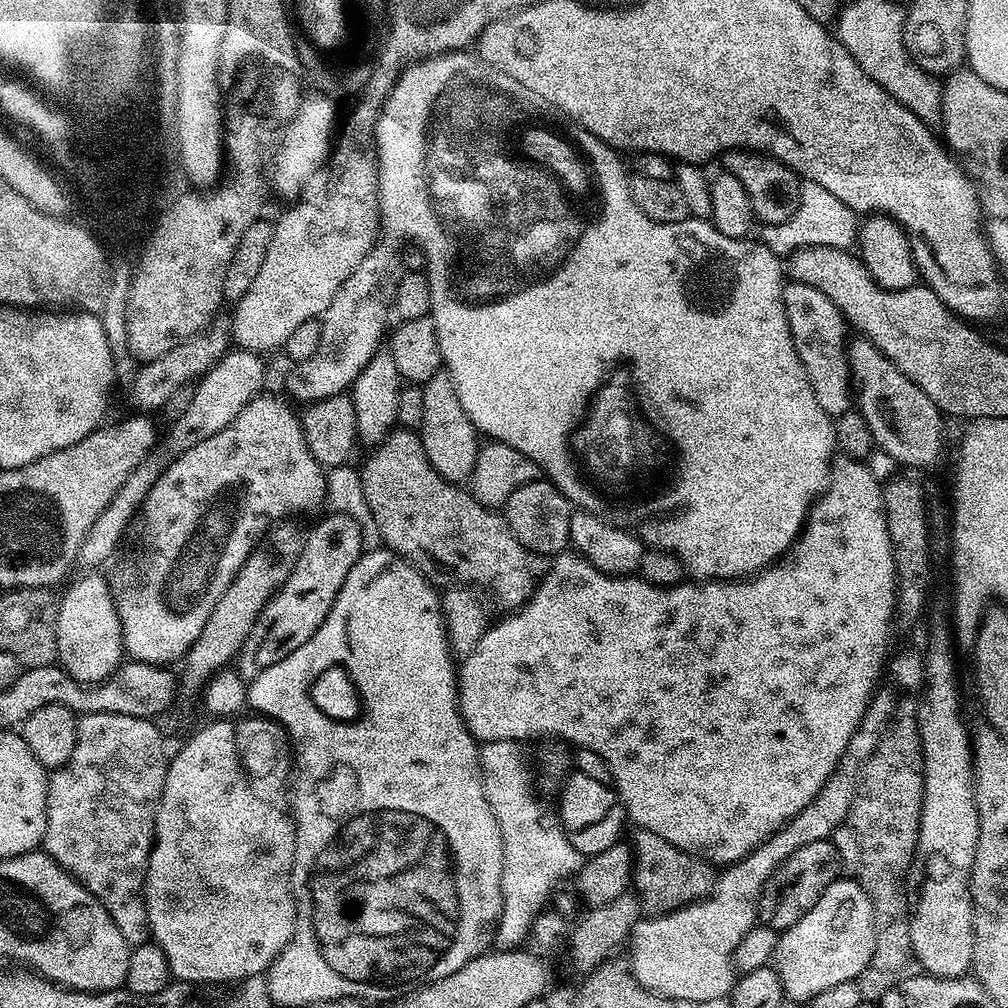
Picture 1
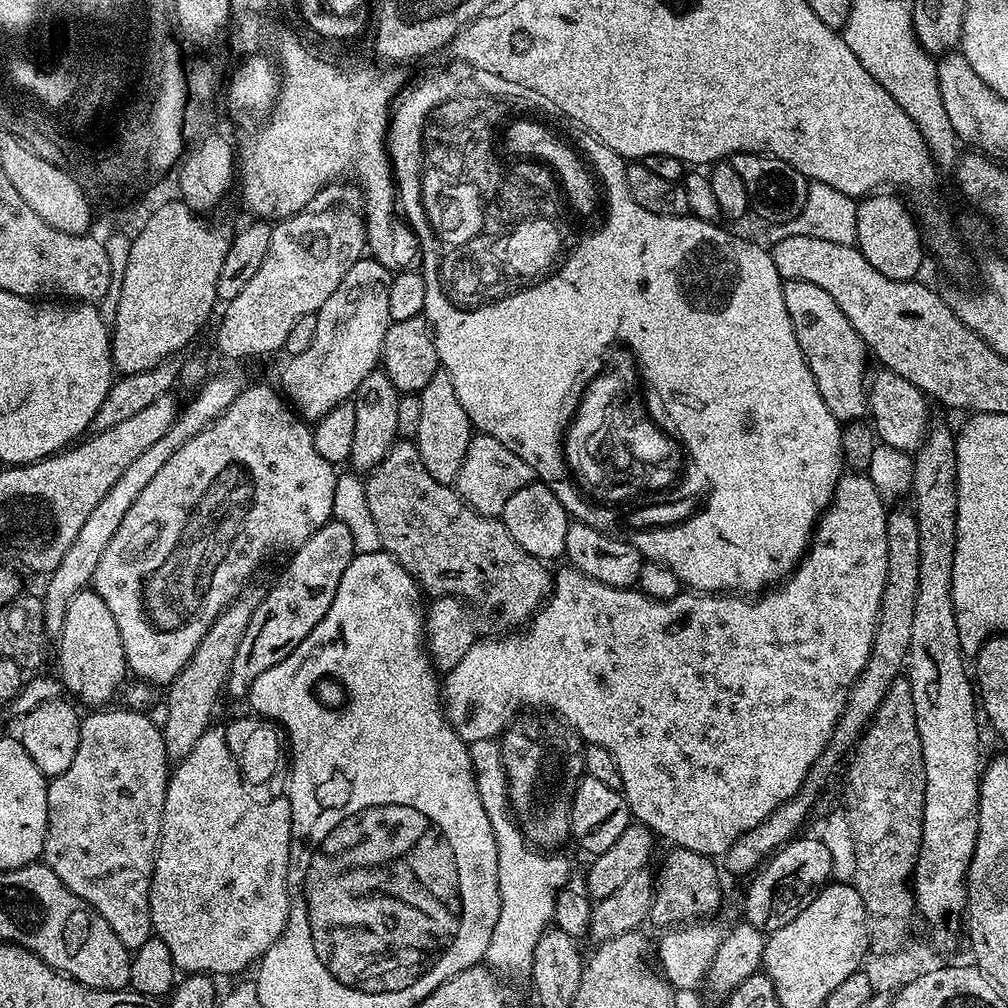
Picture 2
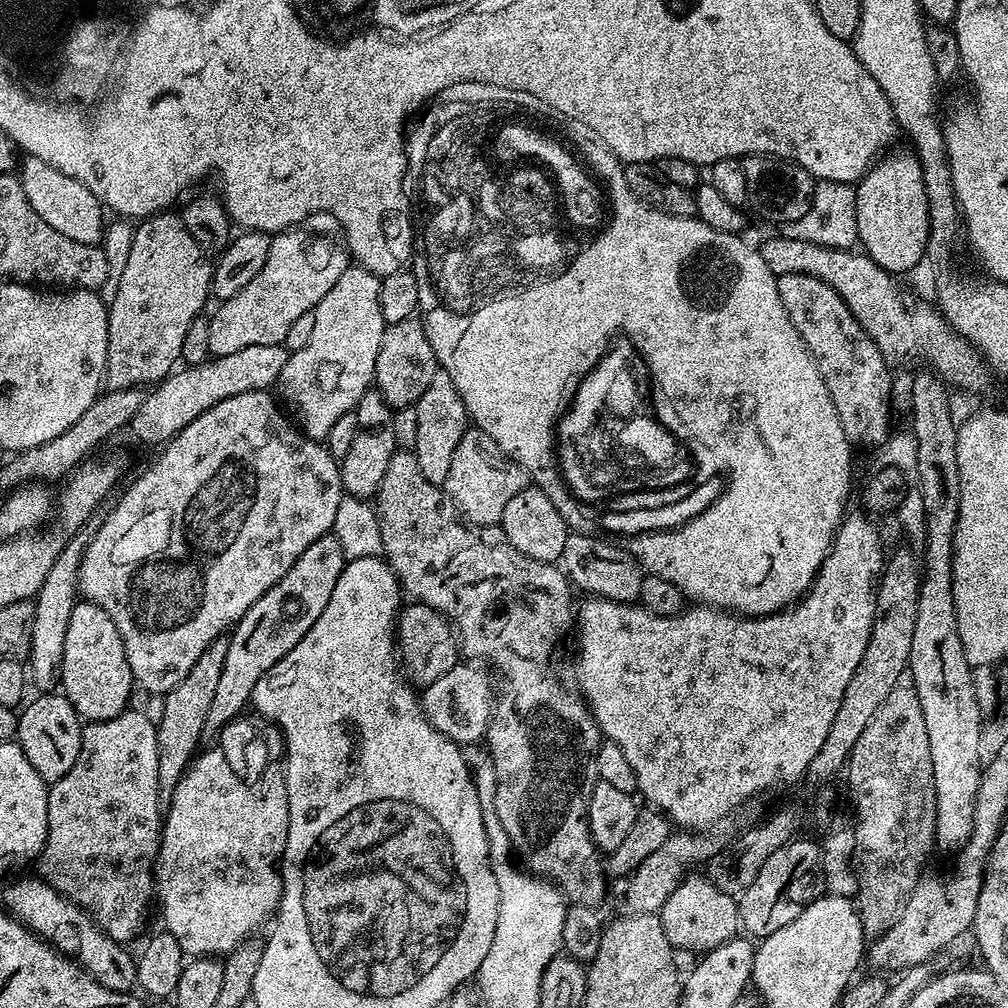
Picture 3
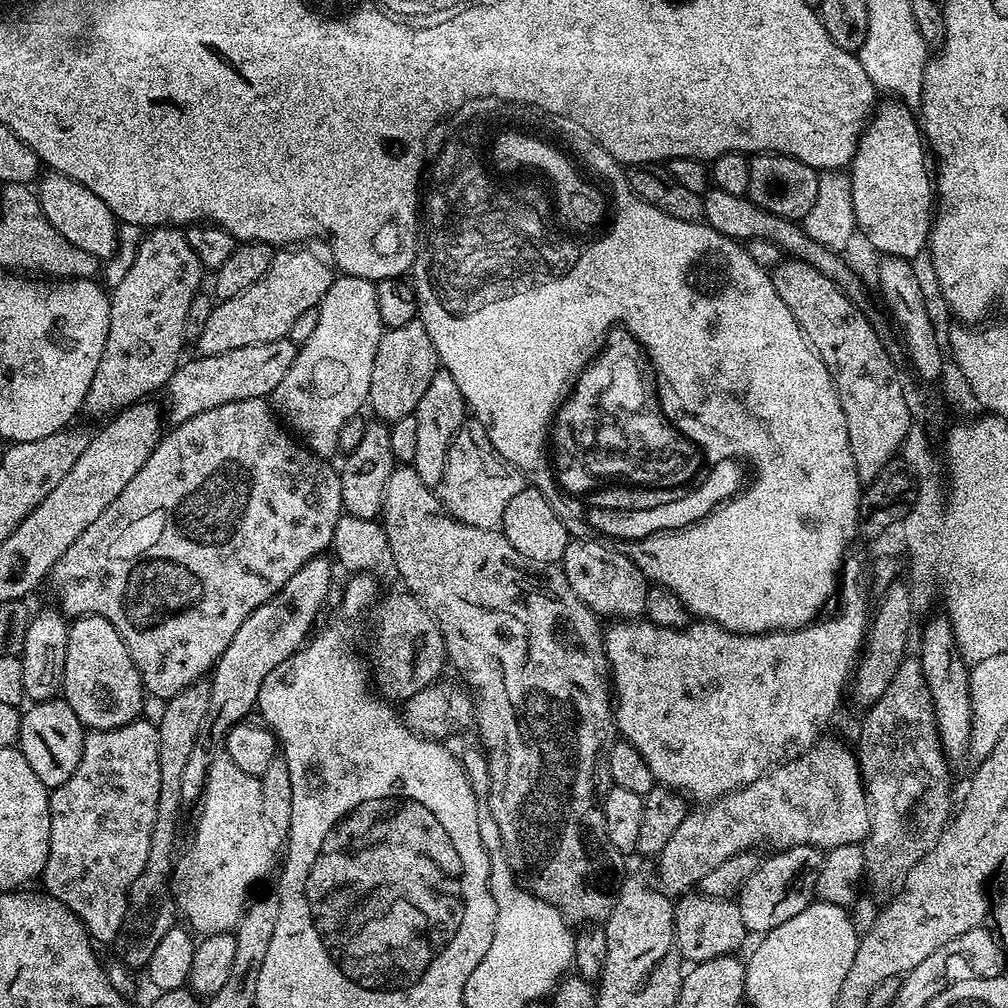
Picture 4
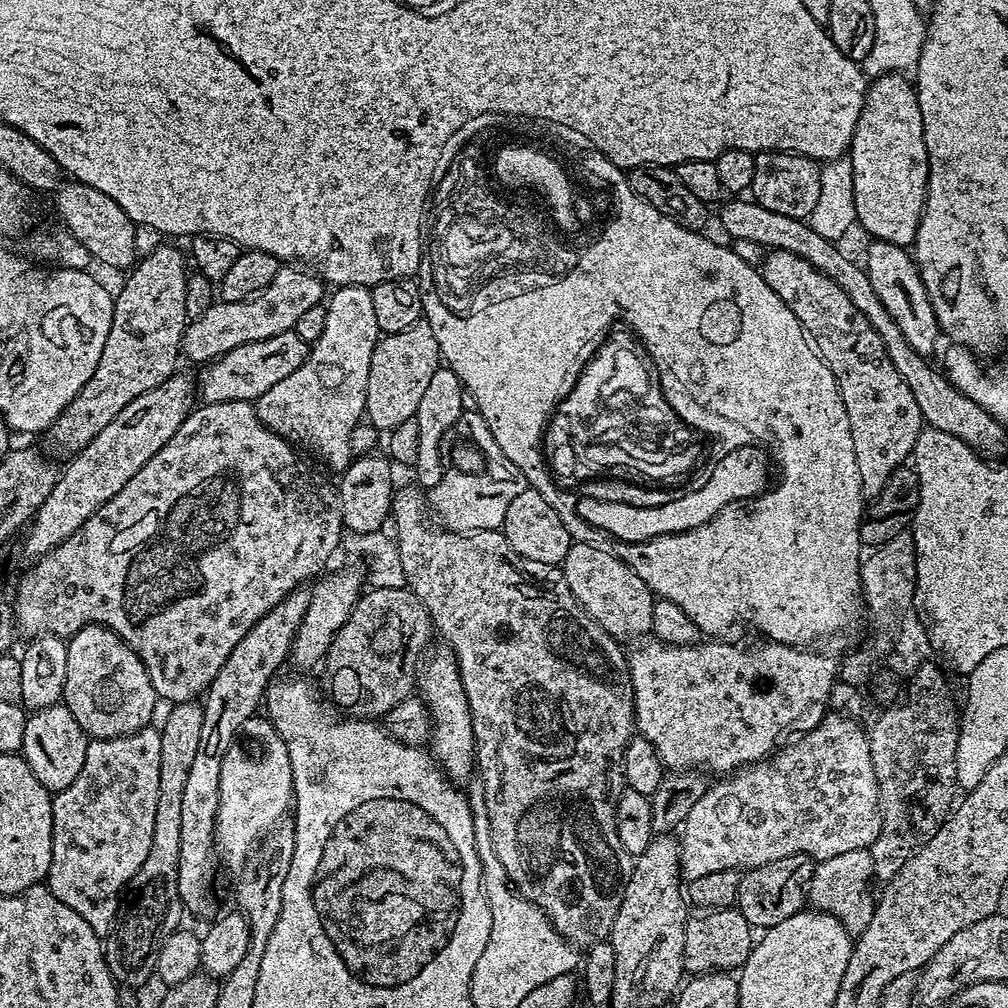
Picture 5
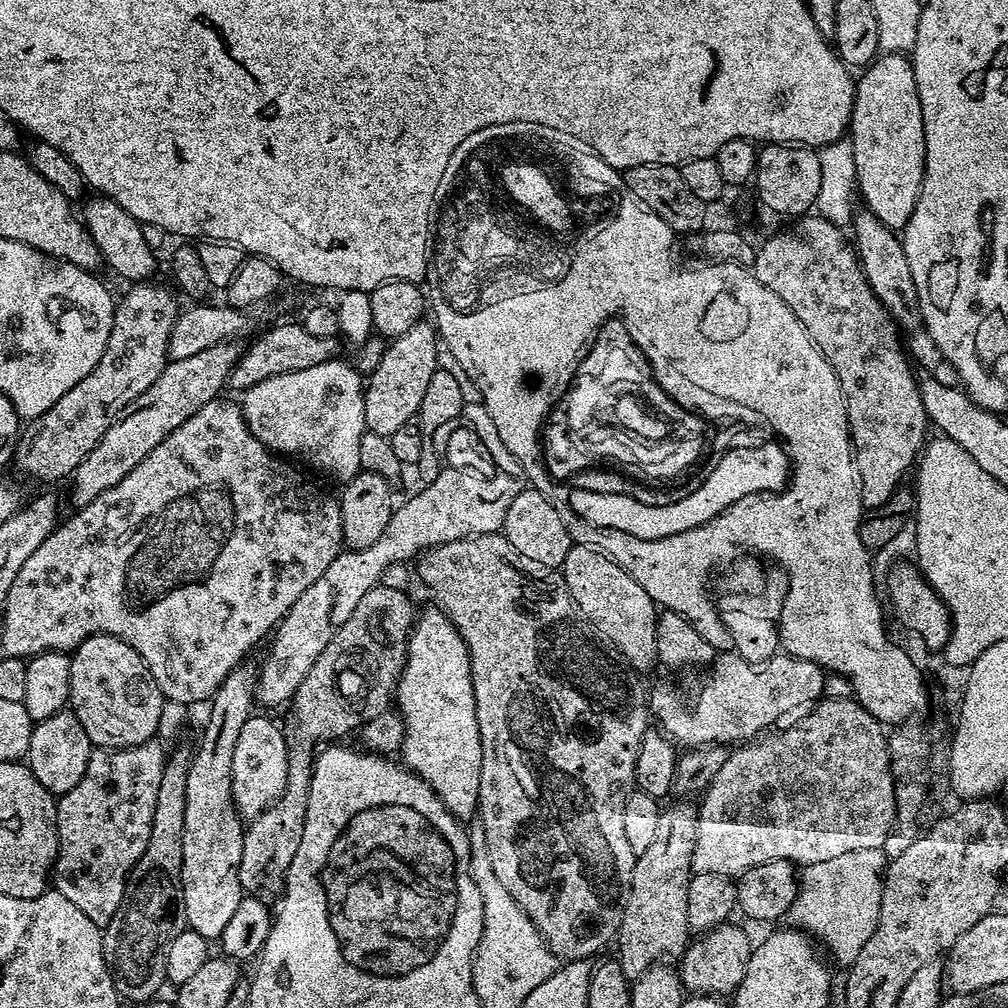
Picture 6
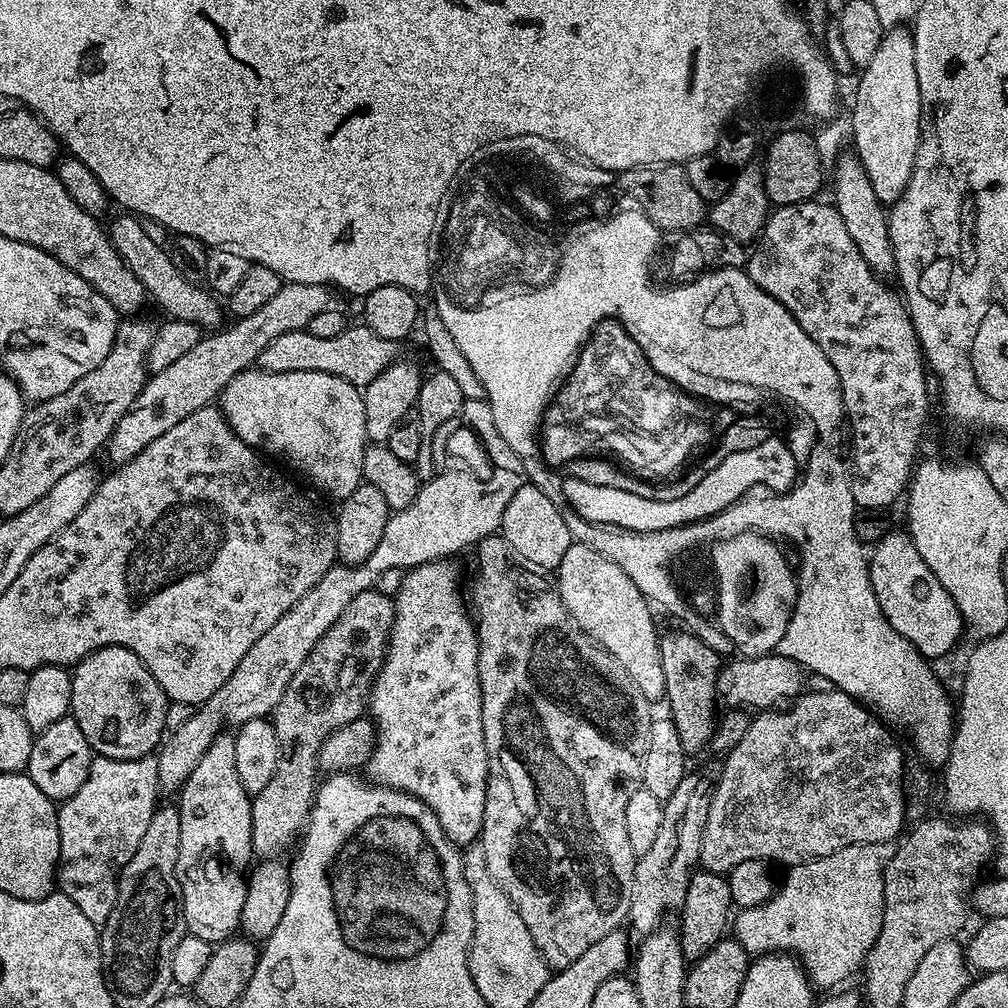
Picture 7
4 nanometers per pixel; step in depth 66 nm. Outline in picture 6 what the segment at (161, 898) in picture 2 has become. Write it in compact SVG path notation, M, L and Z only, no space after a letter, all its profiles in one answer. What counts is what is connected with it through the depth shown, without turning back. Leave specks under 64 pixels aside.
M253 714L238 734L238 746L234 746L232 762L232 801L241 817L251 818L265 812L282 794L286 786L288 765L288 741L283 727L272 720Z

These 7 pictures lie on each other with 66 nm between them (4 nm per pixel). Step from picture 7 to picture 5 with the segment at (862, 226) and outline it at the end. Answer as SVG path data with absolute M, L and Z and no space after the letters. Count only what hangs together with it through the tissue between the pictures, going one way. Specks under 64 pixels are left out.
M881 240L869 243L869 245L868 253L865 254L864 260L862 259L862 267L864 273L870 278L870 283L874 285L874 291L878 294L882 306L886 306L898 330L902 330L904 341L918 354L931 357L936 343L942 340L942 333L911 251Z

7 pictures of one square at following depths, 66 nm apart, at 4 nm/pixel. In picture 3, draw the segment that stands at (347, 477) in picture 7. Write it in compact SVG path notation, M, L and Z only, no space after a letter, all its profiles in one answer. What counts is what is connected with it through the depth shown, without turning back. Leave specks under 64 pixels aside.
M349 266L344 271L342 278L330 286L330 294L326 294L314 309L314 334L310 334L308 347L289 355L275 383L275 387L280 388L279 399L294 417L300 431L311 440L327 441L330 426L334 426L342 414L355 409L362 394L369 391L376 374L368 336L352 336L353 278L356 288L360 288L360 284L372 284L368 272L362 267Z

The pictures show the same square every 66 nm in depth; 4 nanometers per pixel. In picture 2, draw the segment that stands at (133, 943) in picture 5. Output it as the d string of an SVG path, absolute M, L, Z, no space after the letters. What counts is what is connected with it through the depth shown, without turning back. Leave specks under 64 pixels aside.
M249 586L235 600L230 601L222 614L214 618L210 630L206 630L206 635L202 637L202 642L198 642L198 650L190 654L190 662L186 662L186 666L182 666L180 673L167 685L168 716L162 731L169 761L184 760L186 754L194 750L198 738L202 738L202 734L207 732L213 723L212 711L216 708L216 699L220 692L222 696L225 691L230 666L234 666L234 654L242 642L242 634L246 634L246 626L250 626L250 618L254 618L254 610L258 610L264 594L263 587Z

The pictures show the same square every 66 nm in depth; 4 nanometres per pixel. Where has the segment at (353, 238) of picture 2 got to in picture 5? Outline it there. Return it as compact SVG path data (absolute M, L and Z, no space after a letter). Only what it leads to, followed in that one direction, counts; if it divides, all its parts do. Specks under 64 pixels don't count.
M280 267L278 274L274 274L274 282L270 282L270 286L266 286L266 290L257 296L242 302L213 302L200 318L189 320L180 340L183 359L204 366L234 350L234 346L246 346L246 342L262 342L262 338L274 338L274 334L293 331L302 313L318 306L325 299L324 288L325 281L307 267Z

